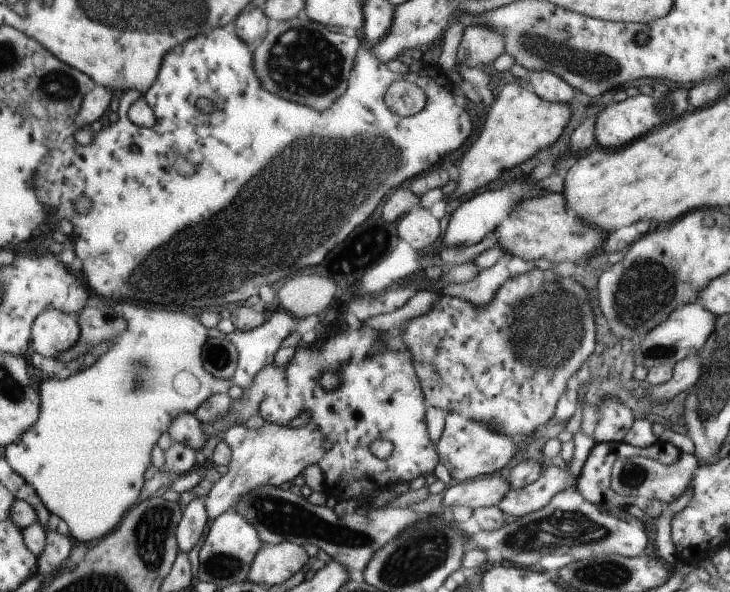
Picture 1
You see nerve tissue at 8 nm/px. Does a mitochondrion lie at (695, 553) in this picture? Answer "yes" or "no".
no

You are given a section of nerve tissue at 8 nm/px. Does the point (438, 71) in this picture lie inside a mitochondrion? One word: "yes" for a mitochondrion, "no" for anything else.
no

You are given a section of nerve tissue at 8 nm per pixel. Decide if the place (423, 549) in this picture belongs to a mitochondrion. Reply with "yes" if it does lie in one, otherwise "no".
yes

